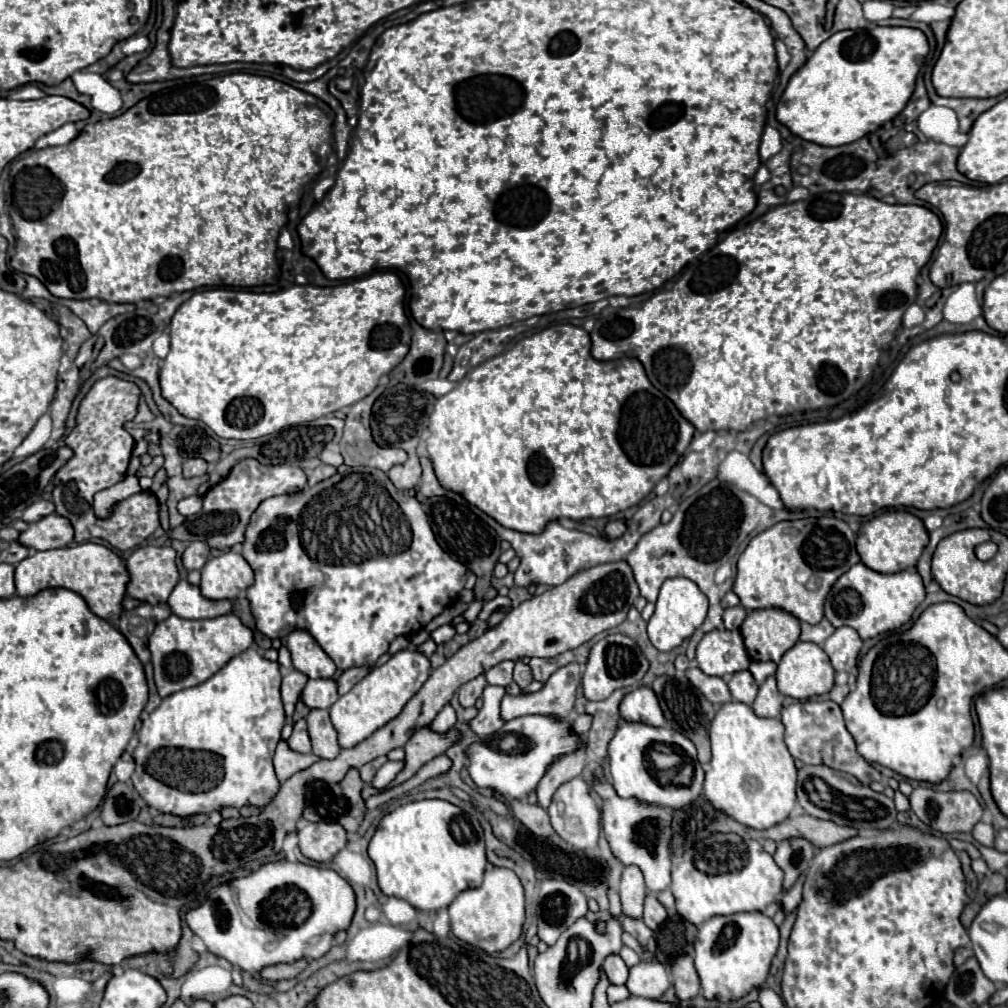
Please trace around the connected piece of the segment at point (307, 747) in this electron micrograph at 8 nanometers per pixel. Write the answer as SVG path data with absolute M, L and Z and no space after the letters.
M297 720L297 722L295 722L293 734L291 734L291 738L287 740L287 744L289 744L289 748L295 750L295 752L303 752L303 754L311 752L311 742L309 742L309 734L307 734L307 724L305 724L305 720Z

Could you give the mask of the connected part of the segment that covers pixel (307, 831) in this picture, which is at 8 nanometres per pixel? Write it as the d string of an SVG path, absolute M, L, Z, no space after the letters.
M305 822L297 836L301 854L315 862L329 862L347 844L347 832L337 822Z

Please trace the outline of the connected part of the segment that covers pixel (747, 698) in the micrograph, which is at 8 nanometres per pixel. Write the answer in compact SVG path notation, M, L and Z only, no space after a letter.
M749 670L735 672L735 674L729 678L731 696L733 696L733 700L737 700L737 702L753 704L755 696L757 696L757 688L759 688L759 684L755 682L755 678L753 678L753 674L751 674Z

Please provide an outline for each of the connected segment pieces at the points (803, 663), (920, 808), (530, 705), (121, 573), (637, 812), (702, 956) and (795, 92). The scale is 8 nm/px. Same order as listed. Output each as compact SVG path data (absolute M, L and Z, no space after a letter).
M797 642L789 648L775 672L779 692L797 700L827 694L833 688L833 676L827 654L813 642Z
M919 786L909 796L909 802L923 824L943 834L971 832L983 816L983 808L971 792L937 792Z
M571 662L559 668L539 692L529 696L505 694L501 702L503 720L513 720L529 714L553 716L557 720L569 720L573 716L573 702L581 684L581 668Z
M83 542L65 548L37 550L15 566L15 588L19 596L33 596L45 588L67 588L83 596L91 612L101 618L113 618L121 614L121 600L125 596L125 584L129 574L121 558L103 544Z
M595 780L593 790L603 800L601 802L603 830L605 830L605 836L609 840L613 854L625 866L635 864L641 868L649 892L657 894L657 892L669 888L669 884L671 884L671 852L669 852L669 820L671 820L671 814L669 814L669 810L639 804L633 798L629 798L629 800L619 798L613 792L609 782Z
M741 912L731 916L713 916L699 926L695 938L695 968L701 978L703 996L723 1002L745 996L751 988L763 986L773 956L779 948L779 928L761 912Z
M869 24L863 30L835 32L791 76L777 104L777 120L821 146L855 142L905 108L927 54L927 36L919 28Z

